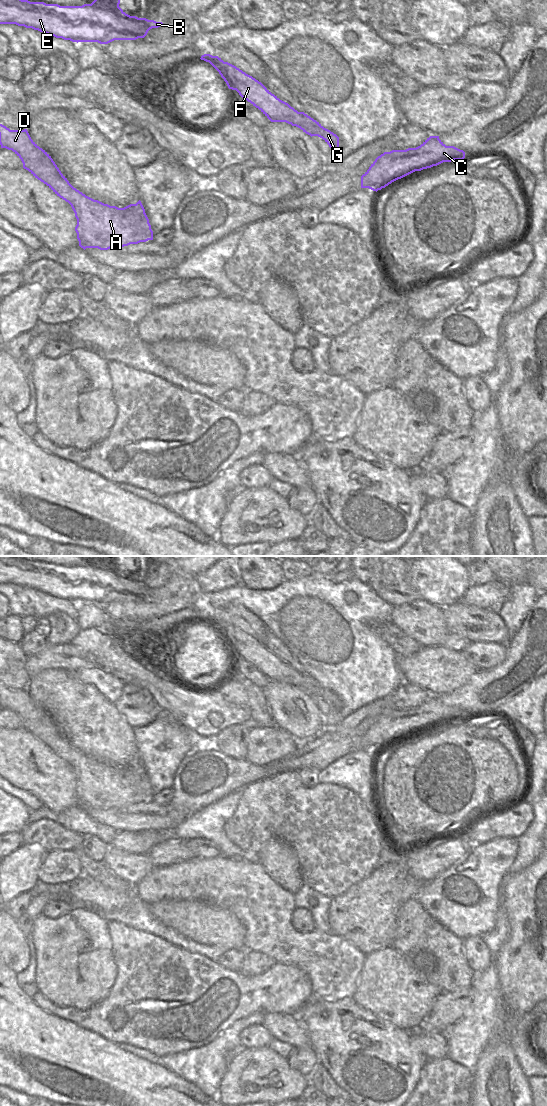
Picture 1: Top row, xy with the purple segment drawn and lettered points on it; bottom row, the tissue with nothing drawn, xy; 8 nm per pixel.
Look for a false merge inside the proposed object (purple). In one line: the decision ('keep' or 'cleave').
cleave

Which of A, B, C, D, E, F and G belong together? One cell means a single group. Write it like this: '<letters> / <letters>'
A C D G / B E F

